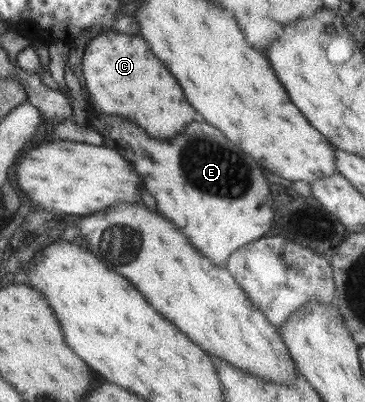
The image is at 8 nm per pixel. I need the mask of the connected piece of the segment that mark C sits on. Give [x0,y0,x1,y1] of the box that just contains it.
[81,31,195,138]

